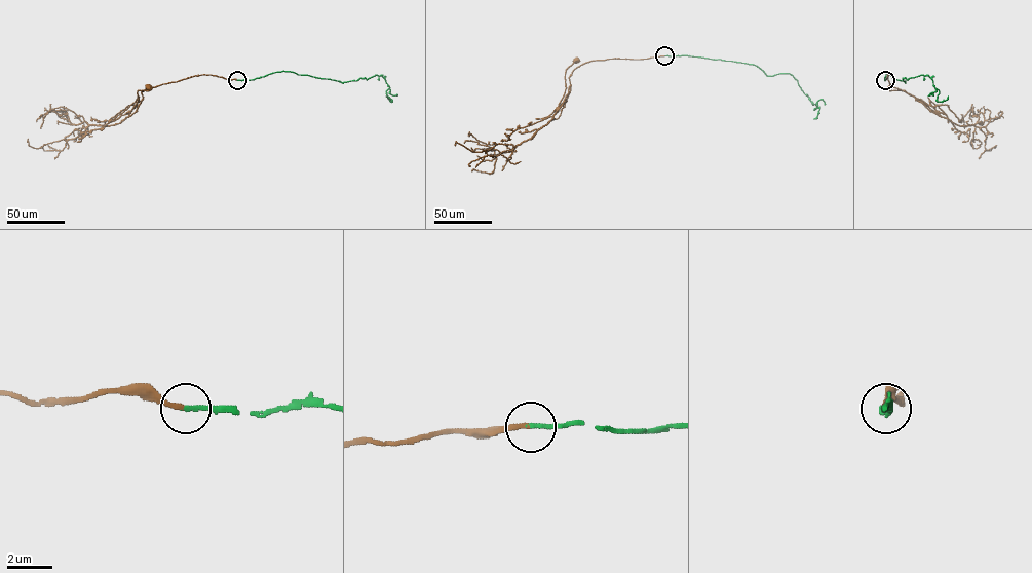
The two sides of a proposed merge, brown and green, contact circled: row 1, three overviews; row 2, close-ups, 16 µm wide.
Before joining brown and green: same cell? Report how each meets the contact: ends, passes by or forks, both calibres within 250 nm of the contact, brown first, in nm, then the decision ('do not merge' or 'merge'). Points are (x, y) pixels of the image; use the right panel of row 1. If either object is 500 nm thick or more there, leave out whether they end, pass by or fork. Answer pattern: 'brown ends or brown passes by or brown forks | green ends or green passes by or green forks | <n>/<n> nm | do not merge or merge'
brown ends | green ends | 200/200 nm | merge

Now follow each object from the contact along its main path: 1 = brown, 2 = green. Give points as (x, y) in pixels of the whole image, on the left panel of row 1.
1: (237, 80), (201, 74), (148, 88), (128, 116), (138, 99), (137, 91), (148, 87)
2: (237, 80), (283, 71), (342, 83), (377, 75), (389, 87), (386, 91), (392, 102), (385, 96)

